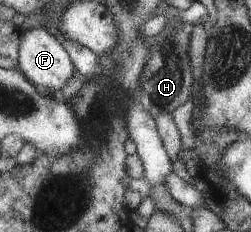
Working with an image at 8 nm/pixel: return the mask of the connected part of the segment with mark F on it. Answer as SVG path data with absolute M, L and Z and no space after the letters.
M43 25L32 26L21 35L21 51L19 51L19 69L42 90L58 92L63 89L71 77L75 75L76 65L70 51L57 36Z

